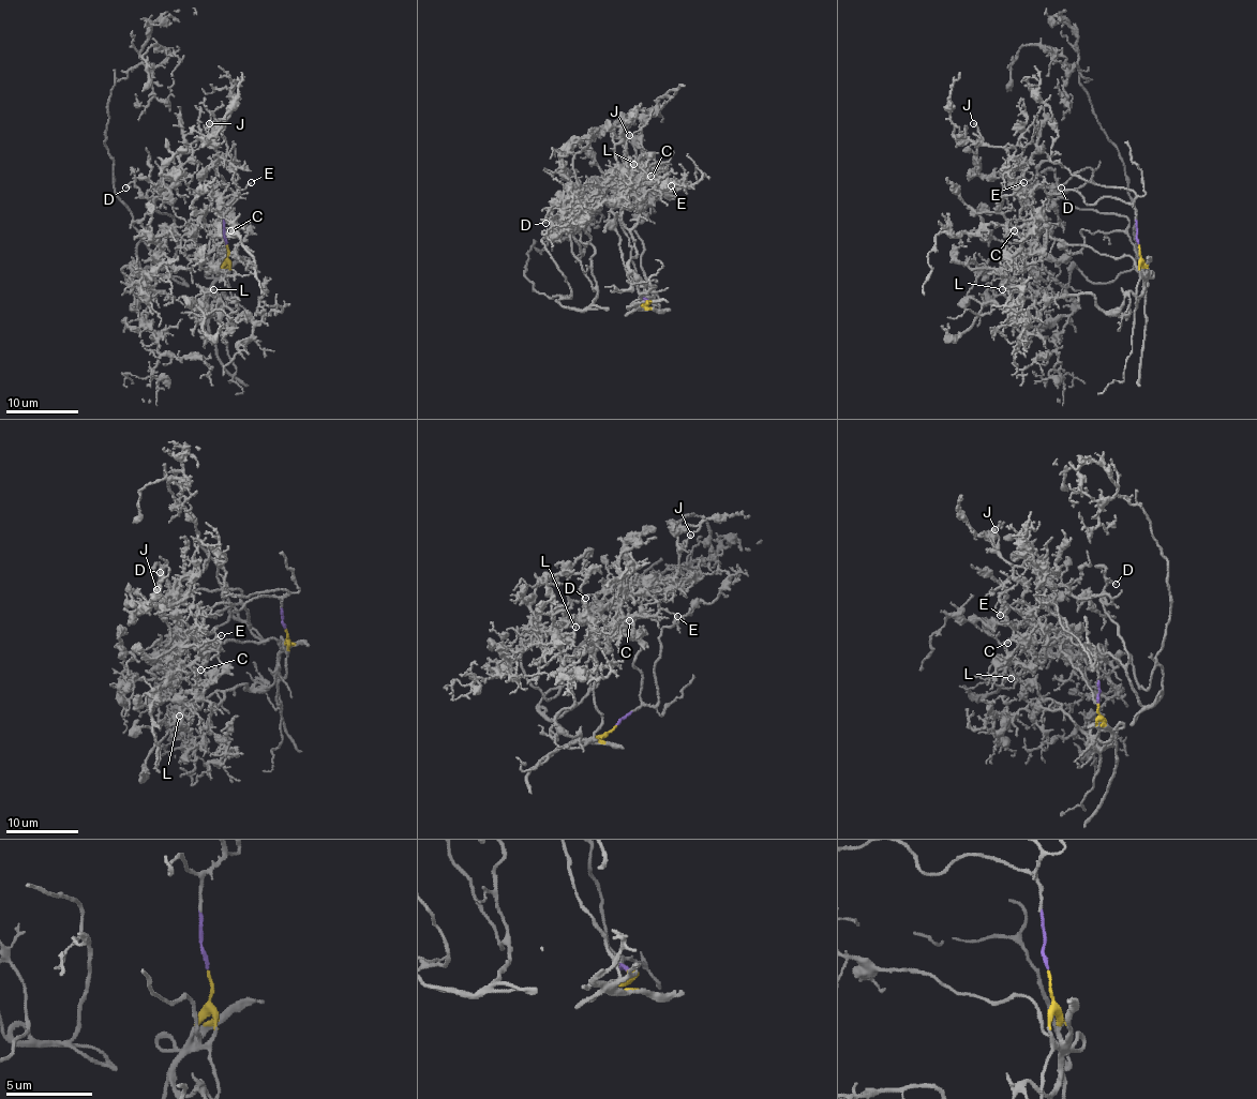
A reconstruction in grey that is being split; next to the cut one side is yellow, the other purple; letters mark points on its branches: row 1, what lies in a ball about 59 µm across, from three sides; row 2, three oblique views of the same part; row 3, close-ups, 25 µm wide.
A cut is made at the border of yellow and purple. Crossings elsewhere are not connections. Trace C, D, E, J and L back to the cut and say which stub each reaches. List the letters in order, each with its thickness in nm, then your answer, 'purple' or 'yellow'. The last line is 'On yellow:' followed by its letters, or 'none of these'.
C: calibre 150 nm; yellow
D: calibre 130 nm; yellow
E: calibre 110 nm; yellow
J: calibre 160 nm; purple
L: calibre 80 nm; yellow
On yellow: C, D, E, L

